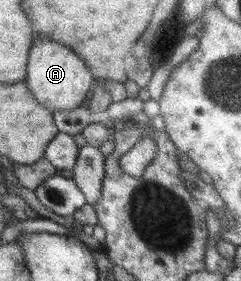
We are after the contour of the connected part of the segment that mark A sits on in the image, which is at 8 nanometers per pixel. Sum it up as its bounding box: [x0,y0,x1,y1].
[23,37,95,113]

